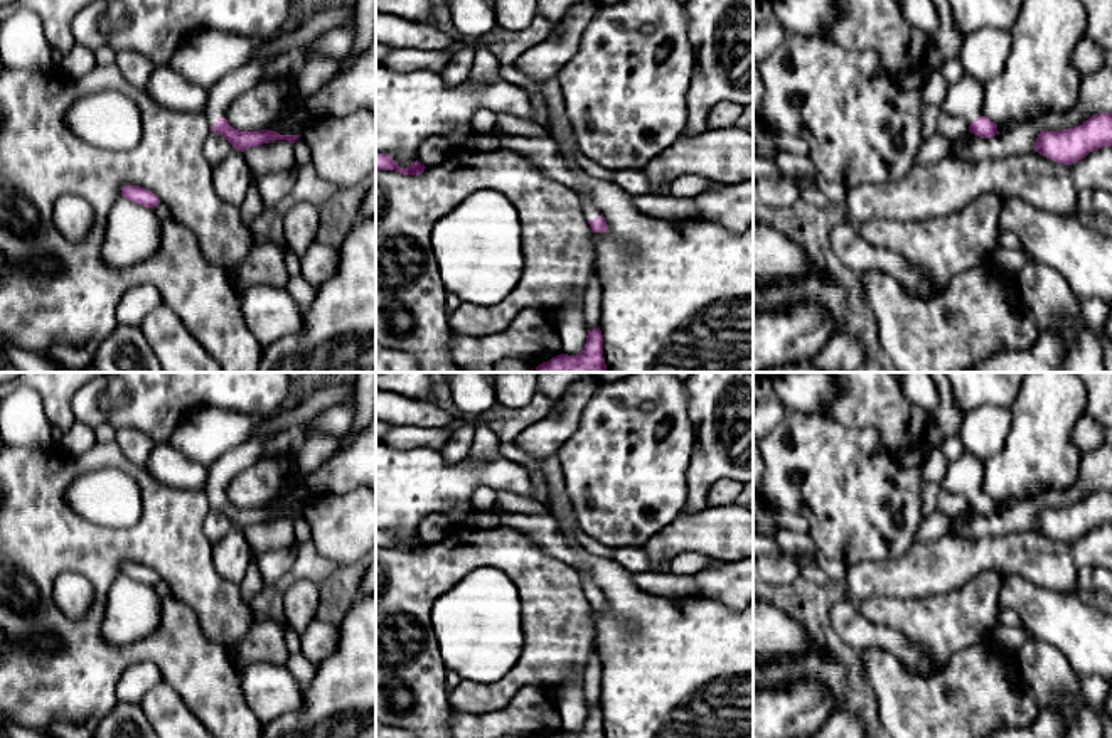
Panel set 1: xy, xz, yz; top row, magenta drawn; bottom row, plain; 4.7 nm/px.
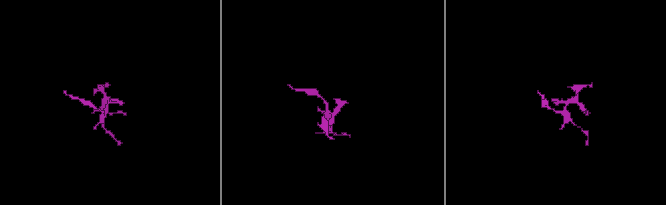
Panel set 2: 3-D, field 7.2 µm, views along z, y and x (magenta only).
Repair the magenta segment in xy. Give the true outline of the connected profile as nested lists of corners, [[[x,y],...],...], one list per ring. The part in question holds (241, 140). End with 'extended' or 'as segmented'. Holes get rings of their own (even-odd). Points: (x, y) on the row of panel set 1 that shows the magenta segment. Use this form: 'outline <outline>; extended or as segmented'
outline [[[273,57],[249,61],[246,66],[226,74],[222,79],[207,88],[207,103],[204,108],[204,115],[209,121],[211,131],[226,138],[236,150],[244,152],[251,147],[276,140],[286,140],[293,145],[295,140],[300,136],[280,135],[273,130],[239,131],[233,128],[226,120],[226,111],[231,101],[238,94],[254,88],[259,81],[263,81],[263,72],[271,59]]]; extended

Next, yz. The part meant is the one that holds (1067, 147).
outline [[[1109,113],[1093,115],[1070,130],[1041,131],[1034,152],[1056,163],[1072,165],[1102,147],[1112,147],[1112,115]]]; as segmented

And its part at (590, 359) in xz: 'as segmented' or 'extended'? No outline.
as segmented

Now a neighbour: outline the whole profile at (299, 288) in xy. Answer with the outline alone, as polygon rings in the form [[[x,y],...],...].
[[[302,275],[290,276],[285,290],[305,310],[317,297],[317,286],[310,285]]]

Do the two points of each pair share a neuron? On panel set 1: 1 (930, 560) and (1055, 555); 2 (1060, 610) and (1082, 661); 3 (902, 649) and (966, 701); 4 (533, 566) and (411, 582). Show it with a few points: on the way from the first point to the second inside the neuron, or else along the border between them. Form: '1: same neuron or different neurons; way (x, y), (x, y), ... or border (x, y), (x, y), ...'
1: same neuron; way (961, 560), (976, 555), (1025, 555)
2: same neuron; way (1067, 622), (1082, 637), (1082, 649)
3: different neurons; border (897, 657), (914, 673), (922, 676), (935, 674)
4: same neuron; way (502, 555), (459, 555), (442, 565)

